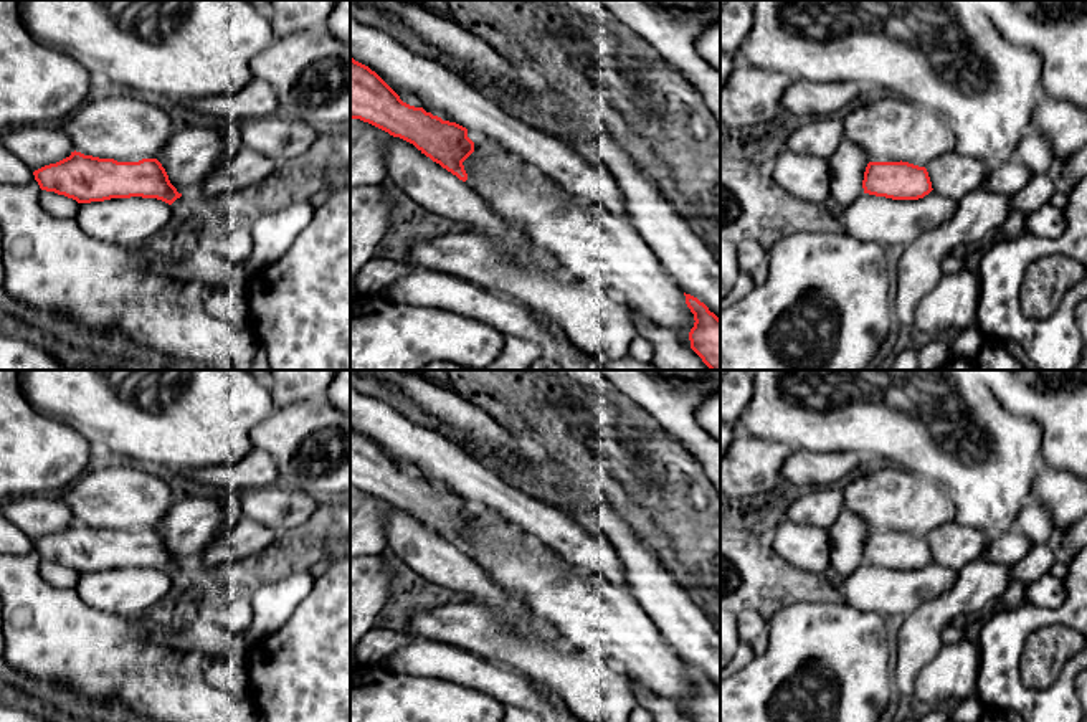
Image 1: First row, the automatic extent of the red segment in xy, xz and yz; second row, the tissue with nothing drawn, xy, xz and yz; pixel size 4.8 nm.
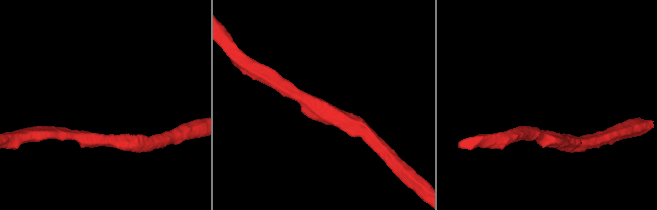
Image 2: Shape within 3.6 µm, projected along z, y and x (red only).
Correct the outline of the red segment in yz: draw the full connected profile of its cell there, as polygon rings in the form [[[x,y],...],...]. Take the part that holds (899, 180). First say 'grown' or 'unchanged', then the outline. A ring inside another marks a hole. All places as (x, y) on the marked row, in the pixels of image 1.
grown; [[[869,157],[862,188],[864,193],[892,200],[918,200],[933,190],[925,167],[899,159]]]

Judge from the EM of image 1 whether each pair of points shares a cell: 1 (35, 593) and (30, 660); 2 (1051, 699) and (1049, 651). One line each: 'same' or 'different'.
1: same
2: different

